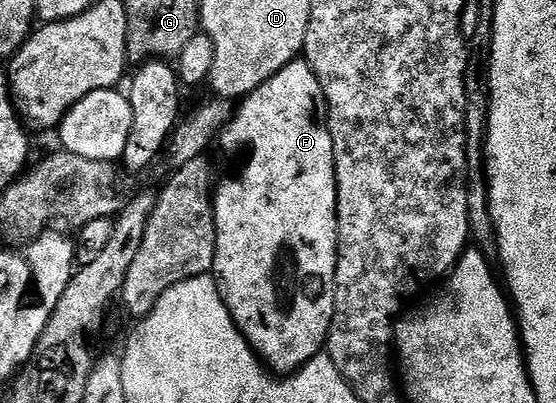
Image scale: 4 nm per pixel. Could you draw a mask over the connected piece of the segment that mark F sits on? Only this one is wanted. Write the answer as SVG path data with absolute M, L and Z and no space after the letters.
M296 60L288 63L287 66L281 68L268 82L261 84L250 95L243 98L238 103L237 109L234 111L231 123L223 129L221 135L221 143L227 150L251 150L251 155L247 158L247 163L243 166L243 171L240 172L239 178L227 178L218 183L217 189L213 194L213 201L215 203L215 231L217 232L217 248L215 249L215 269L213 271L214 277L217 279L219 287L219 294L223 298L224 304L229 308L229 312L233 316L233 320L237 324L237 328L243 333L244 340L251 345L252 350L259 355L264 366L268 370L274 372L279 376L290 376L303 367L306 362L312 362L315 357L326 347L327 336L331 332L331 321L335 315L335 269L339 263L339 188L337 180L335 179L335 145L333 144L333 136L331 135L331 128L329 125L329 111L327 103L323 97L323 88L319 83L319 77L313 72L313 68L307 63L306 60Z

